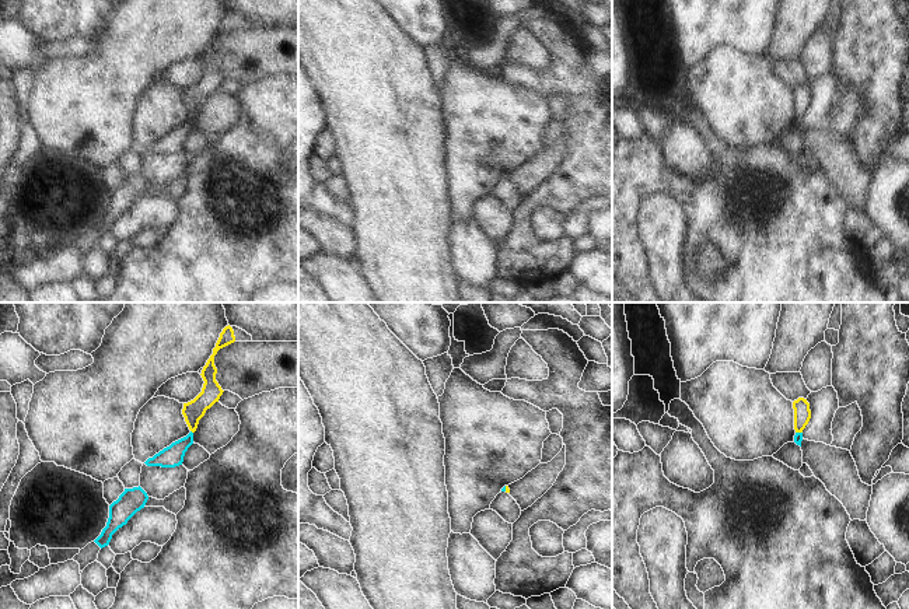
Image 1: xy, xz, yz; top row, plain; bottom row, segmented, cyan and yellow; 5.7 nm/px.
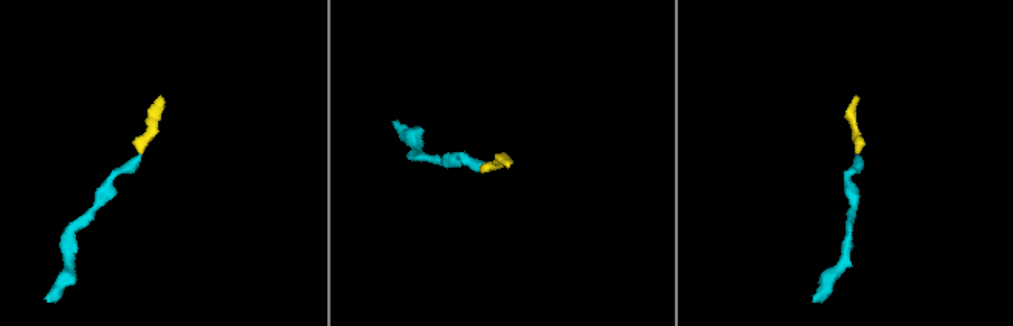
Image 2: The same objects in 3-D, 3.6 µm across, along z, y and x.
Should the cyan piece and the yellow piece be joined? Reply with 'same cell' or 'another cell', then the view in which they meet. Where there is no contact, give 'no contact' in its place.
same cell | yz

